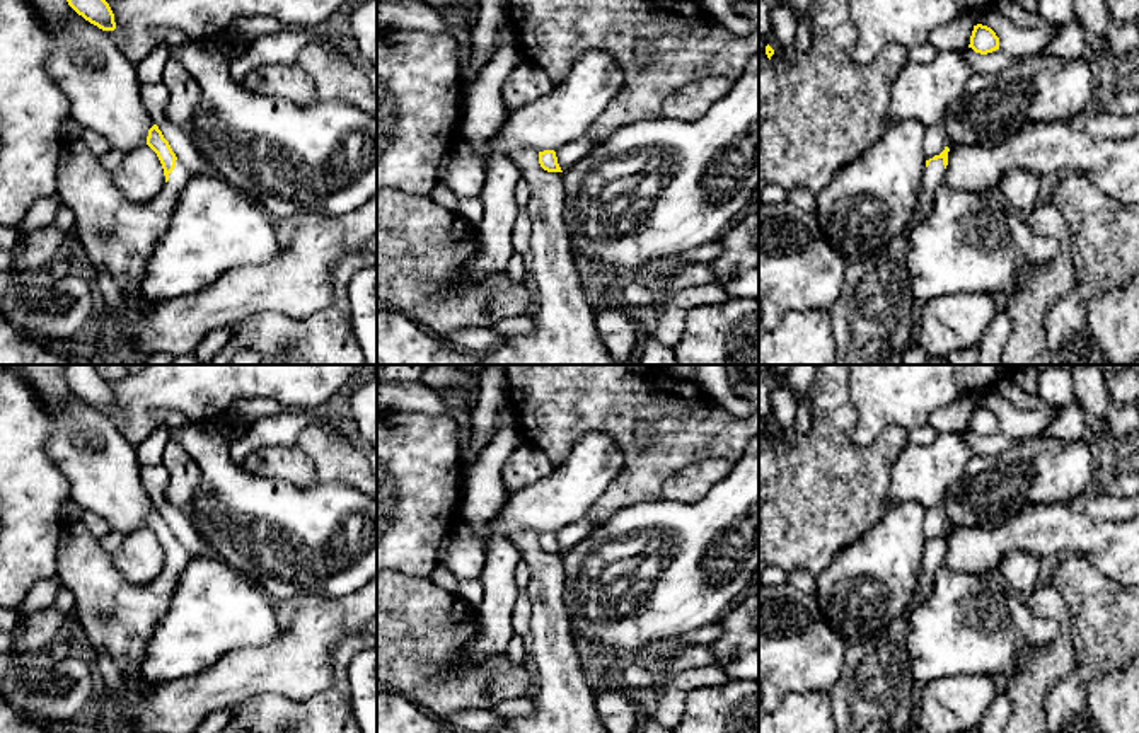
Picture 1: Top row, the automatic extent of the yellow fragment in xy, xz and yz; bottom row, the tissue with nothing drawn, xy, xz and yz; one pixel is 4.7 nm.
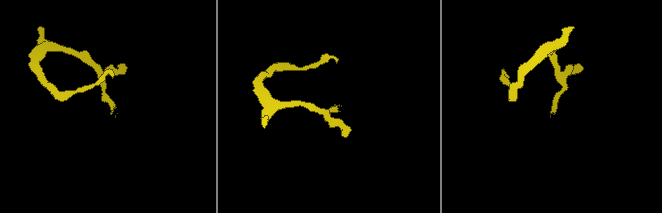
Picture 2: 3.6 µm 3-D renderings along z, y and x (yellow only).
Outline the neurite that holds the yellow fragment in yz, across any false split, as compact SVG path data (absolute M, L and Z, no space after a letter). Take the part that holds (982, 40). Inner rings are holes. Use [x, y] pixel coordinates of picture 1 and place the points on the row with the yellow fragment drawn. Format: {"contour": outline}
{"contour": "M977 24L974 26L968 48L975 53L987 55L999 49L999 38L991 27Z"}

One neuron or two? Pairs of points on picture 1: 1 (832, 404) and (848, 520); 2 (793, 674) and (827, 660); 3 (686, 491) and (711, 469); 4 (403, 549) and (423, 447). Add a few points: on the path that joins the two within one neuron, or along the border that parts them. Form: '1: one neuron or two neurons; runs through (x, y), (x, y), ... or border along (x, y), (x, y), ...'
1: one neuron; runs through (832, 433), (832, 491)
2: one neuron; runs through (802, 665), (807, 660), (819, 660)
3: one neuron; runs through (693, 484), (705, 476)
4: one neuron; runs through (403, 524), (408, 473)

